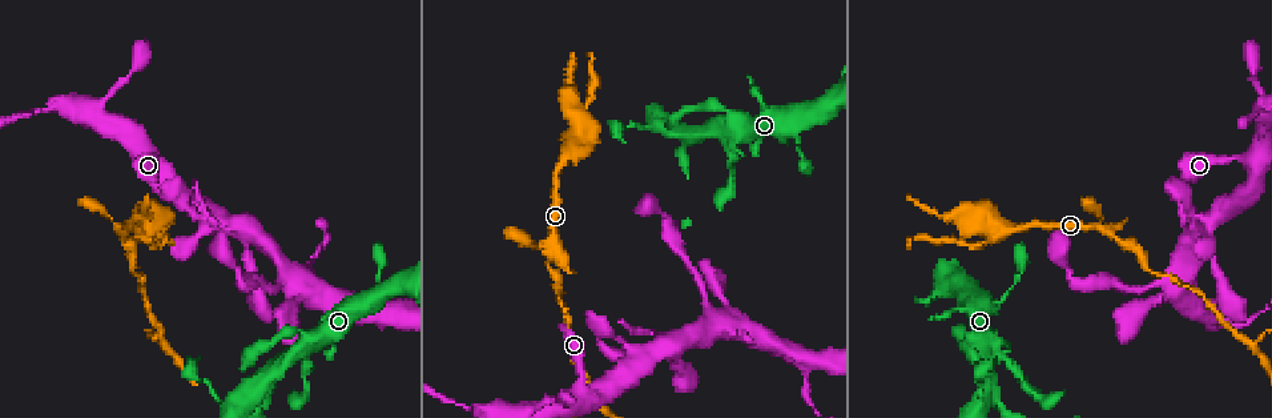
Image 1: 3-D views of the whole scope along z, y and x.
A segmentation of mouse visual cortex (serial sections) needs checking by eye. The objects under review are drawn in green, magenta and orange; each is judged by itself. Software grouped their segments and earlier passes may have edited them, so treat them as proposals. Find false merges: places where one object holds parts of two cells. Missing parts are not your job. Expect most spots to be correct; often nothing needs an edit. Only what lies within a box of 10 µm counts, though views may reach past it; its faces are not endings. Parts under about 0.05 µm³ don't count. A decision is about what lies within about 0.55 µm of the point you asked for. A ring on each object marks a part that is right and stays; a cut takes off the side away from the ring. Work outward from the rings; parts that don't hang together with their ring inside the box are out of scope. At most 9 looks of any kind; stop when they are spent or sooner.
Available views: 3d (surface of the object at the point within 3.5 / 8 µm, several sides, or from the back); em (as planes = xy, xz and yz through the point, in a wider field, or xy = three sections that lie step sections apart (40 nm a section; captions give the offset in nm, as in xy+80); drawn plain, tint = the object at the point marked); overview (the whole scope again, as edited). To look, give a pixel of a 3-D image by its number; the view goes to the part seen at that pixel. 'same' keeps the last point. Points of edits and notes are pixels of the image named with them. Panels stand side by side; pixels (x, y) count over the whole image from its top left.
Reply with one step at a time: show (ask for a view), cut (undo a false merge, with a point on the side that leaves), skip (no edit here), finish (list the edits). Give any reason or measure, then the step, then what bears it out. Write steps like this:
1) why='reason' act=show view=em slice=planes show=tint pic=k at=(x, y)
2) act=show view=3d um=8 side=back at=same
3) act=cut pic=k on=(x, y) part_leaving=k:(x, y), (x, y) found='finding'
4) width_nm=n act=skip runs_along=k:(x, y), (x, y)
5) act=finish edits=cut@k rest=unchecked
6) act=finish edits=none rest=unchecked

why='sudden change in width' act=show view=3d um=3.5 pic=1 at=(987, 220)

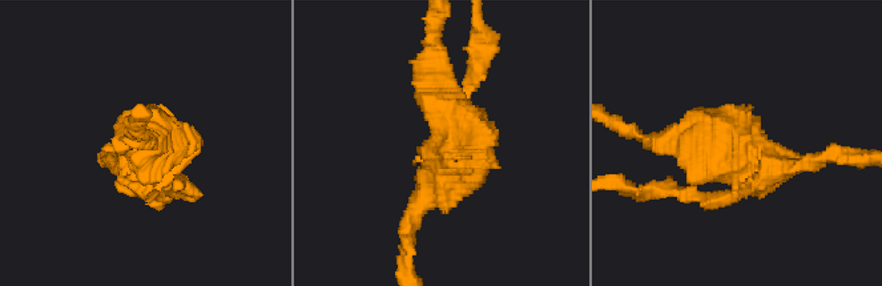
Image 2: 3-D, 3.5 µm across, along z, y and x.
why='need the tissue' act=show view=em slice=xy step=3 show=tint pic=2 at=(739, 147)

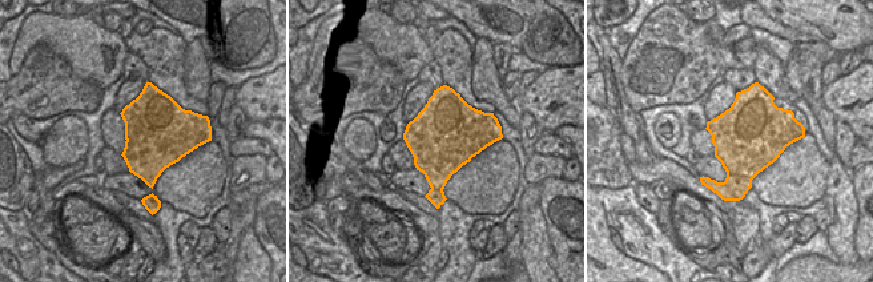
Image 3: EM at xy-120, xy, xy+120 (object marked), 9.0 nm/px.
act=cut pic=2 on=(649, 186) part_leaving=2:(692, 186), (685, 194), (627, 186) found='two cells meet here'

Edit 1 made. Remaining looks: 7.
why='see it whole again' act=show view=overview

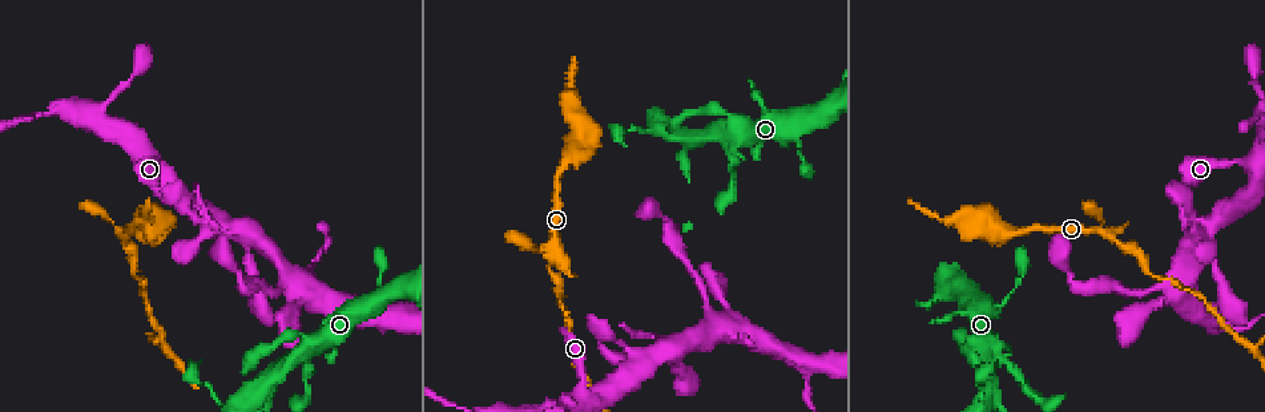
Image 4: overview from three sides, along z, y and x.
why='sudden change in width' act=show view=3d um=8 pic=4 at=(961, 336)

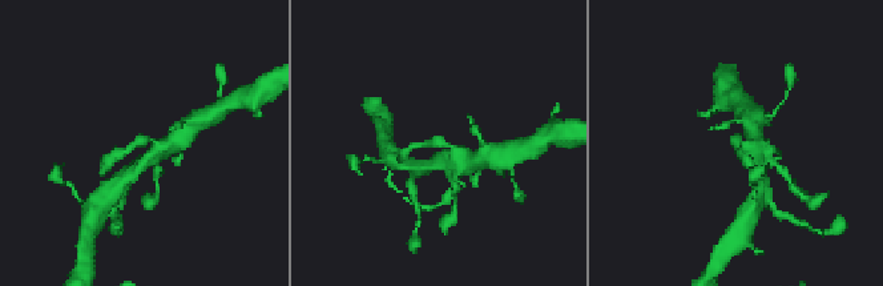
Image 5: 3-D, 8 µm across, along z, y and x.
arm_widths_nm=150,450 act=show view=em slice=xy step=2 show=tint at=same

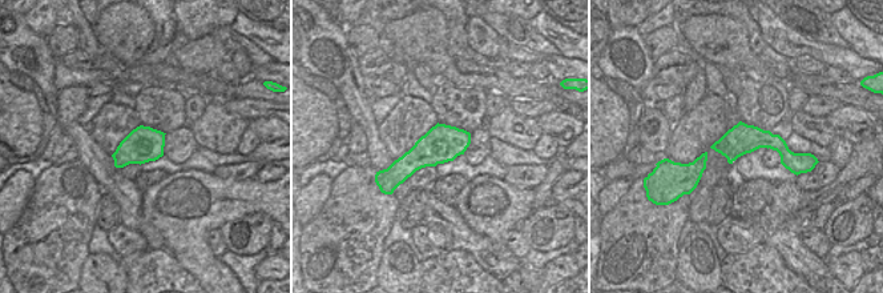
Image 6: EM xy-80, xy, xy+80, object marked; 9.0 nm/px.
act=skip runs_along=5:(174, 140), (140, 140), (112, 156) found='continuous, no second cell'

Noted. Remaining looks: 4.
why='sudden change in width' act=show view=3d um=3.5 pic=4 at=(979, 395)

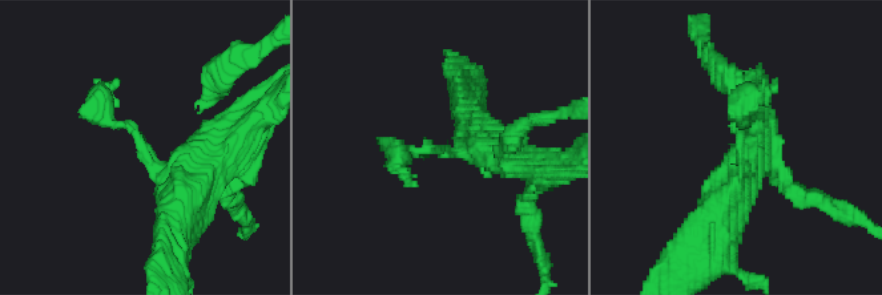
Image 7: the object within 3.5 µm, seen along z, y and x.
act=show view=em slice=xy step=3 show=tint pic=7 at=(140, 143)

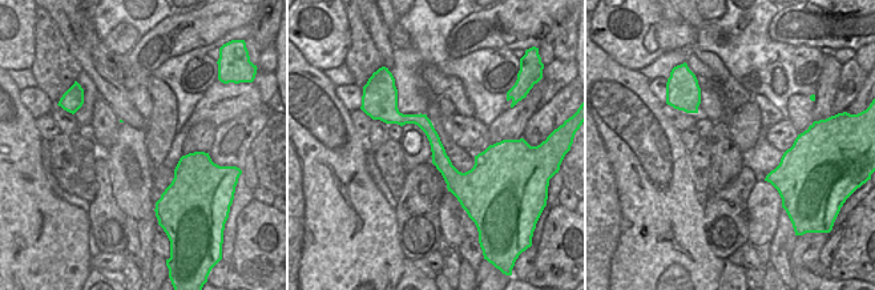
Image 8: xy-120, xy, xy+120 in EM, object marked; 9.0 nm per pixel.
act=show view=em slice=xy step=1 show=tint at=same

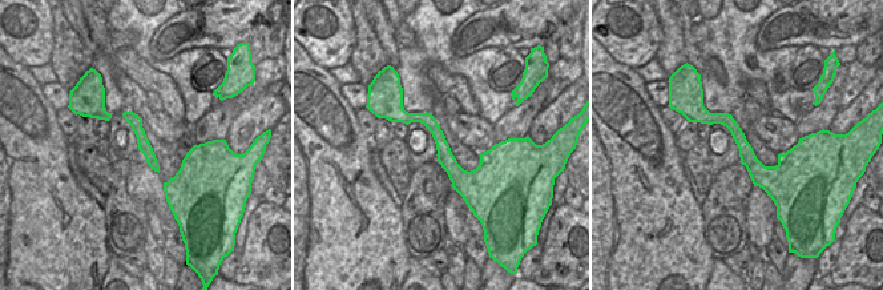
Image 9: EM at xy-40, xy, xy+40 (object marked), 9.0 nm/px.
width_nm=150 act=skip runs_along=7:(512, 160), (398, 152), (402, 173) found='all the same cell'

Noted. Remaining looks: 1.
act=finish edits=cut@2 rest=unchecked

